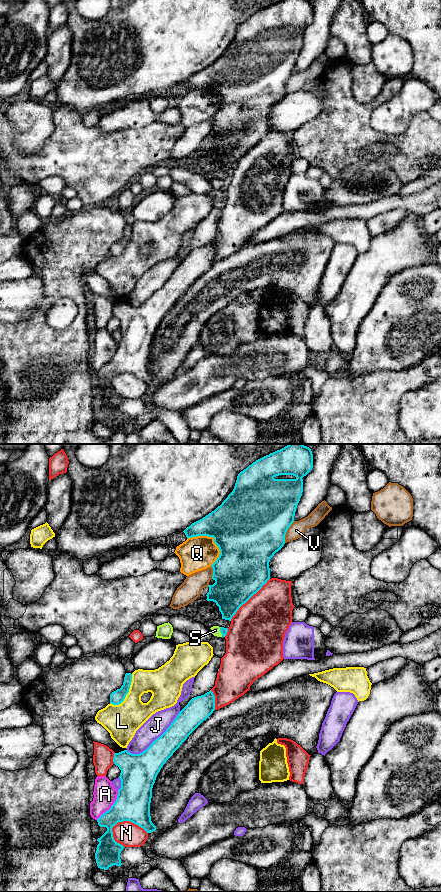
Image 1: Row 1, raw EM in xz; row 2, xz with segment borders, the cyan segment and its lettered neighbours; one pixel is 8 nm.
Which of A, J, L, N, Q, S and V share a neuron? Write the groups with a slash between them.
A / J / L / N / Q / S / V

